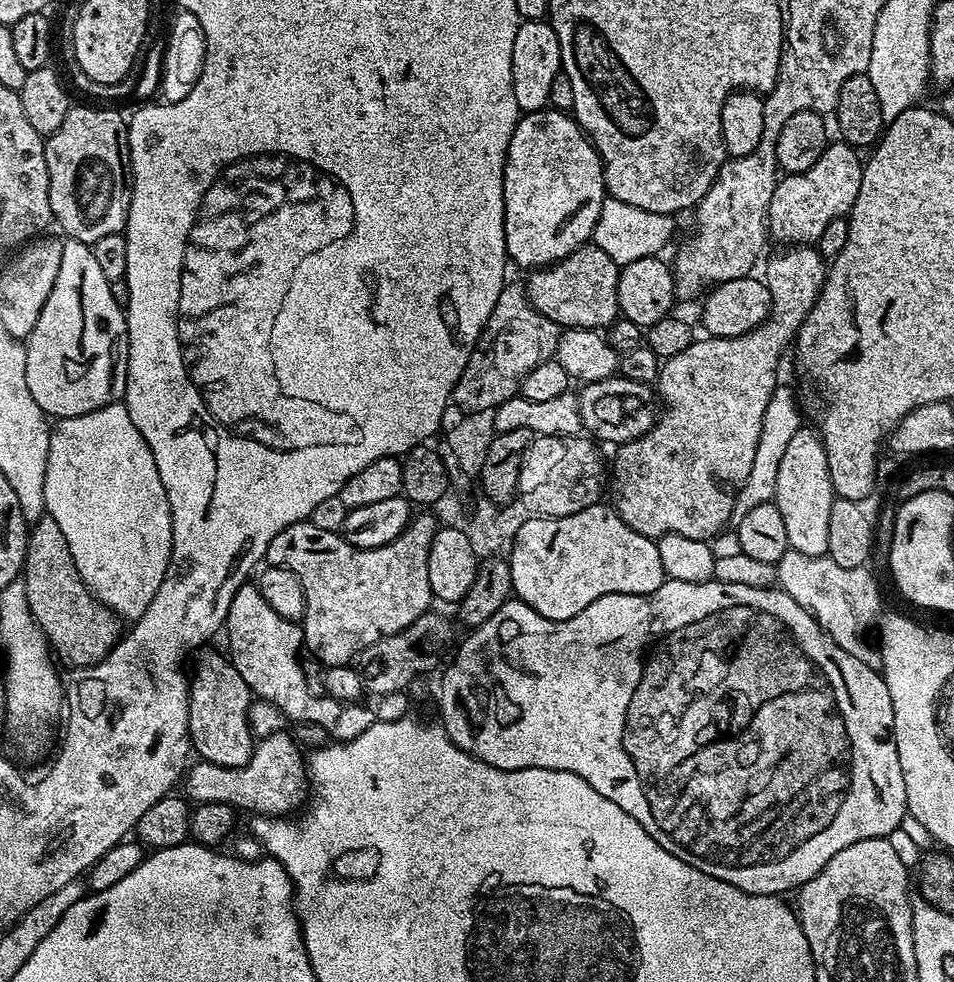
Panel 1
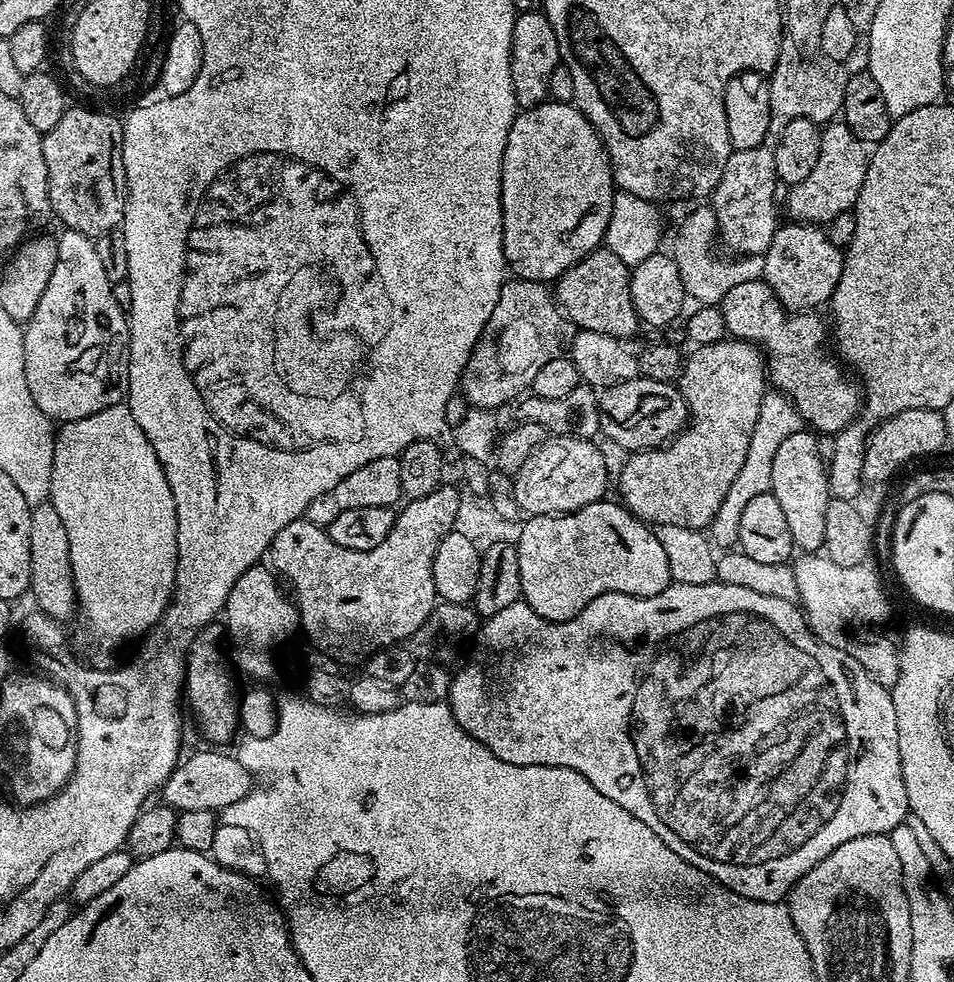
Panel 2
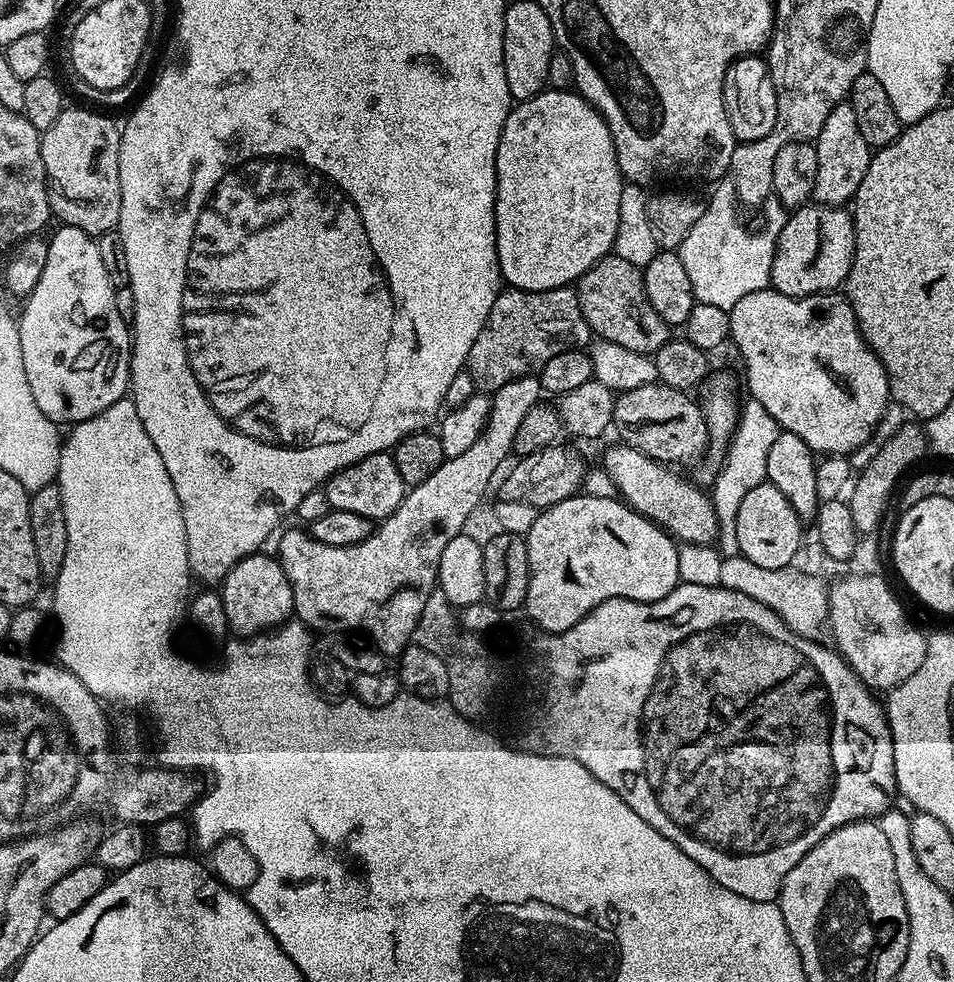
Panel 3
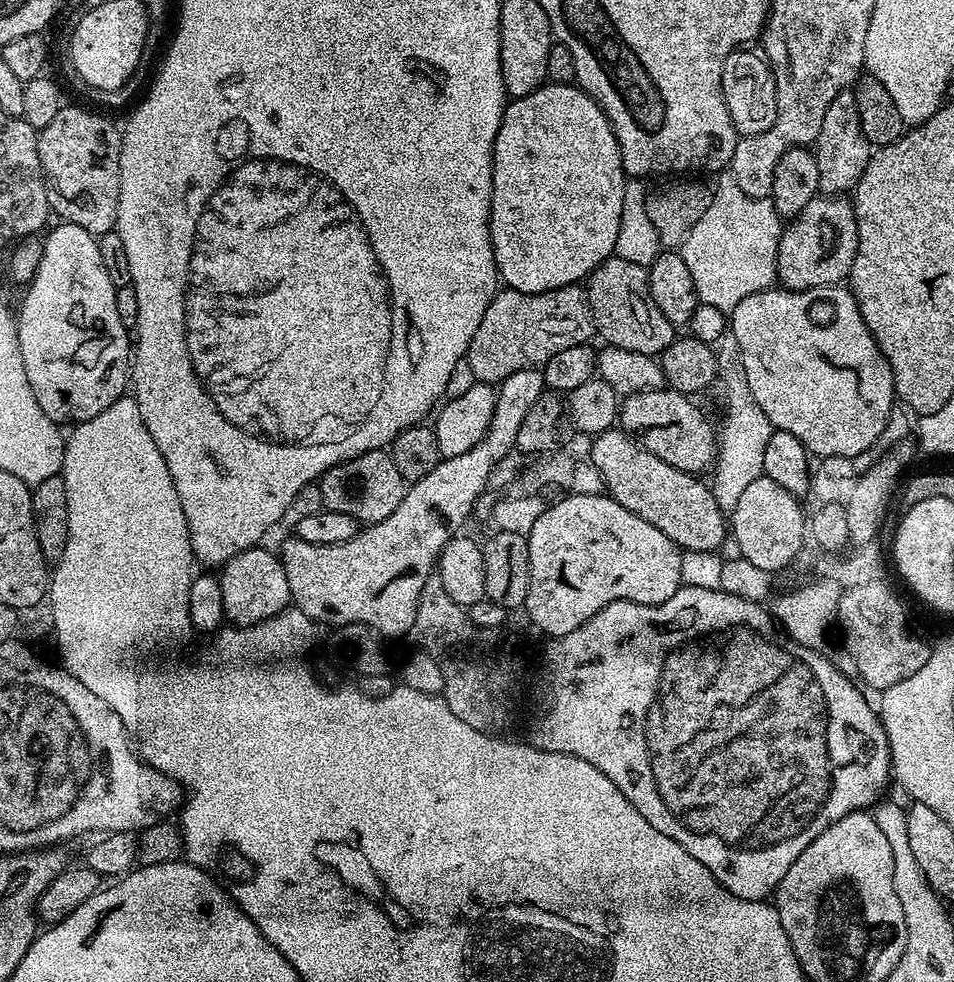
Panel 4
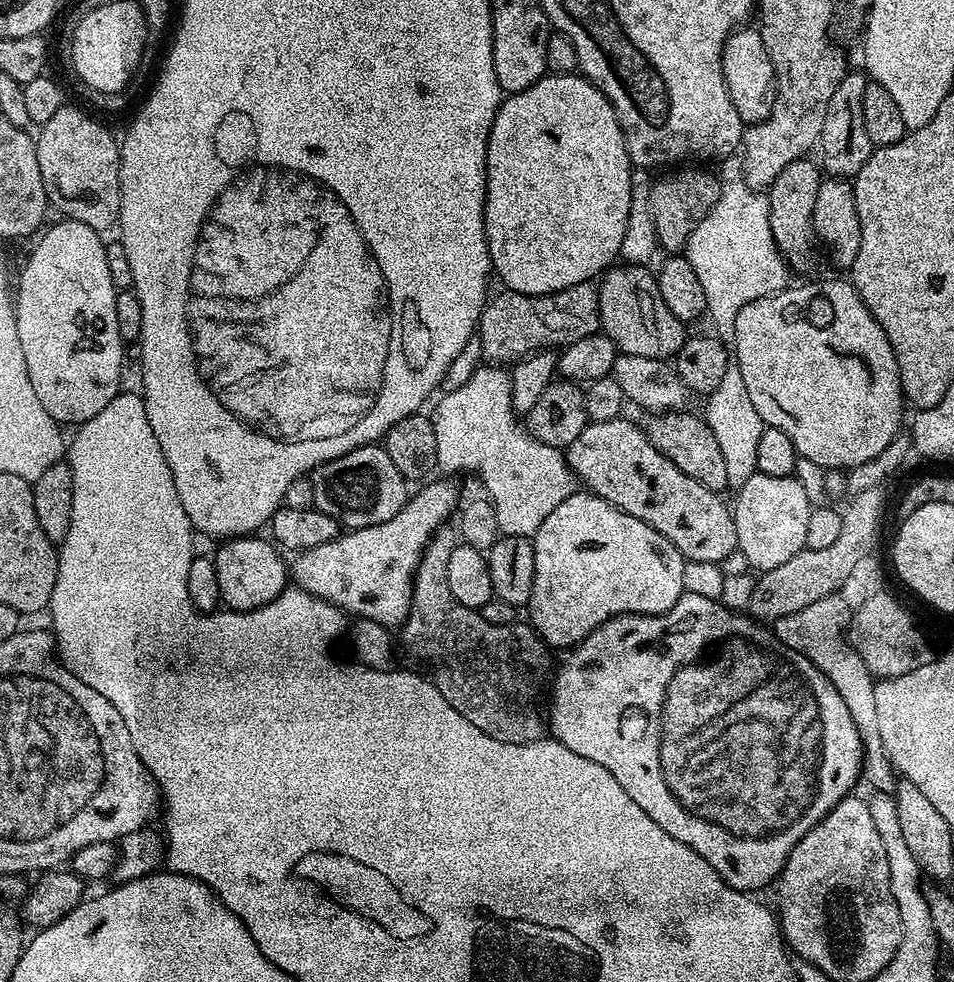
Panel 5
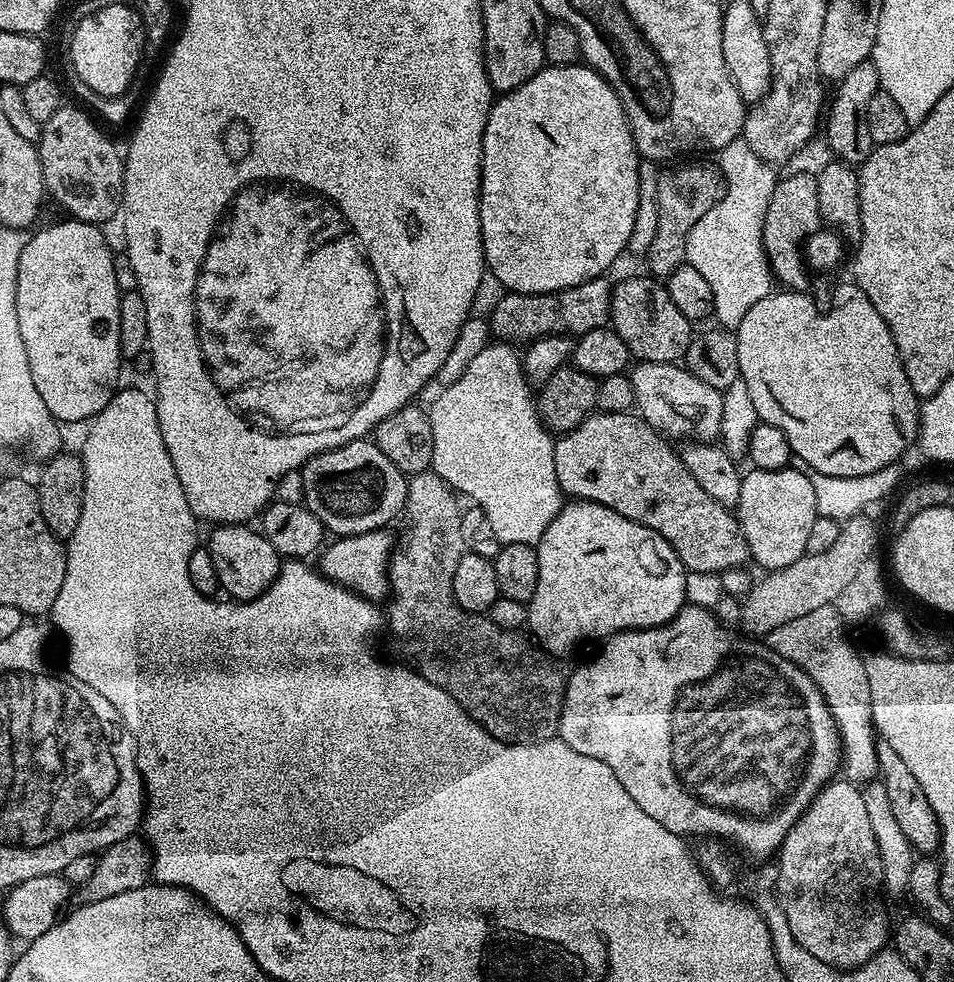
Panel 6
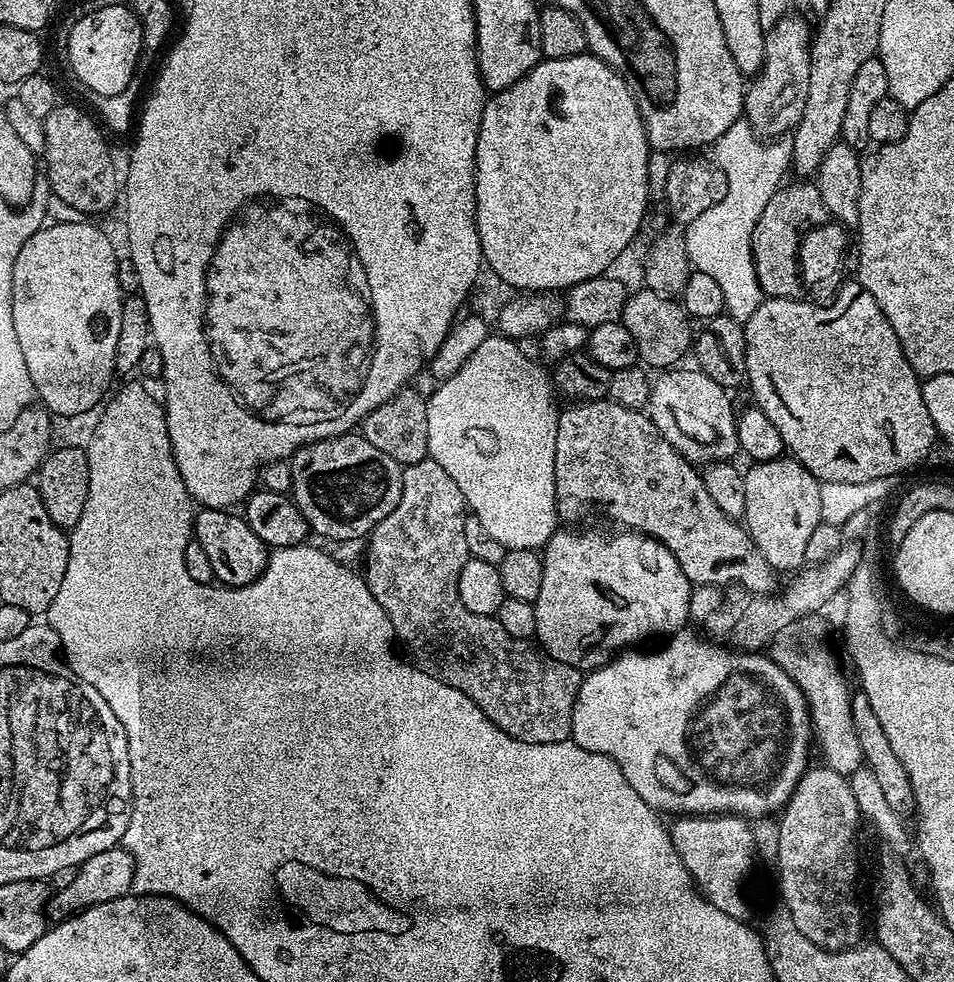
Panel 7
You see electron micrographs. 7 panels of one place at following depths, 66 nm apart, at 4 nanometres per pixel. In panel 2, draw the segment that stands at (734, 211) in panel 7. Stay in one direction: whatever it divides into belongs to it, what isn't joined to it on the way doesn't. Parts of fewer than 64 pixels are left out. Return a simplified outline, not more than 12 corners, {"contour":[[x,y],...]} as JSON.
{"contour":[[696,206],[670,254],[697,305],[759,280],[756,258],[716,260],[718,216]]}

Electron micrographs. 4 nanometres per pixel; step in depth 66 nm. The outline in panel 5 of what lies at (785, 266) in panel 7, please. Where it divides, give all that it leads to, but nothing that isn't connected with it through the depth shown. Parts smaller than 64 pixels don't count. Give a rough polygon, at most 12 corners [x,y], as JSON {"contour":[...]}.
{"contour":[[817,161],[790,162],[766,192],[770,230],[793,273],[812,264]]}

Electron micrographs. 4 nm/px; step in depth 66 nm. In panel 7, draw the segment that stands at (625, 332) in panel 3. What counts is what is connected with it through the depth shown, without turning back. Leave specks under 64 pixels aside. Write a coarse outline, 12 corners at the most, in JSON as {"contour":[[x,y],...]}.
{"contour":[[633,291],[622,322],[639,363],[667,370],[689,355],[694,324],[684,305]]}

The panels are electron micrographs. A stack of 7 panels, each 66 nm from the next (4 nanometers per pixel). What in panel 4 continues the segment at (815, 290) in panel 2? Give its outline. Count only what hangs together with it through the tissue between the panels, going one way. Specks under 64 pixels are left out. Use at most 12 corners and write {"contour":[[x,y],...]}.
{"contour":[[818,194],[783,225],[789,292],[839,285],[858,254],[855,207]]}

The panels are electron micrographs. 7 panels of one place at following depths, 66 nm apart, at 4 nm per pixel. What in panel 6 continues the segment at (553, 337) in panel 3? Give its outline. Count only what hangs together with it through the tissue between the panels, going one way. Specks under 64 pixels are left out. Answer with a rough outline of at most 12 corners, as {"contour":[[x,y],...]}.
{"contour":[[595,276],[541,296],[504,294],[491,335],[579,337],[612,314],[613,281]]}

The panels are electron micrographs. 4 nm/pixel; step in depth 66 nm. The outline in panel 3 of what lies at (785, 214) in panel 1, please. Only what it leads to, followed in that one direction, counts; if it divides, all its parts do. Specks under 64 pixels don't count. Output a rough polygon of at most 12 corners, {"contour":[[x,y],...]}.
{"contour":[[851,103],[815,136],[811,199],[844,206],[872,161]]}

